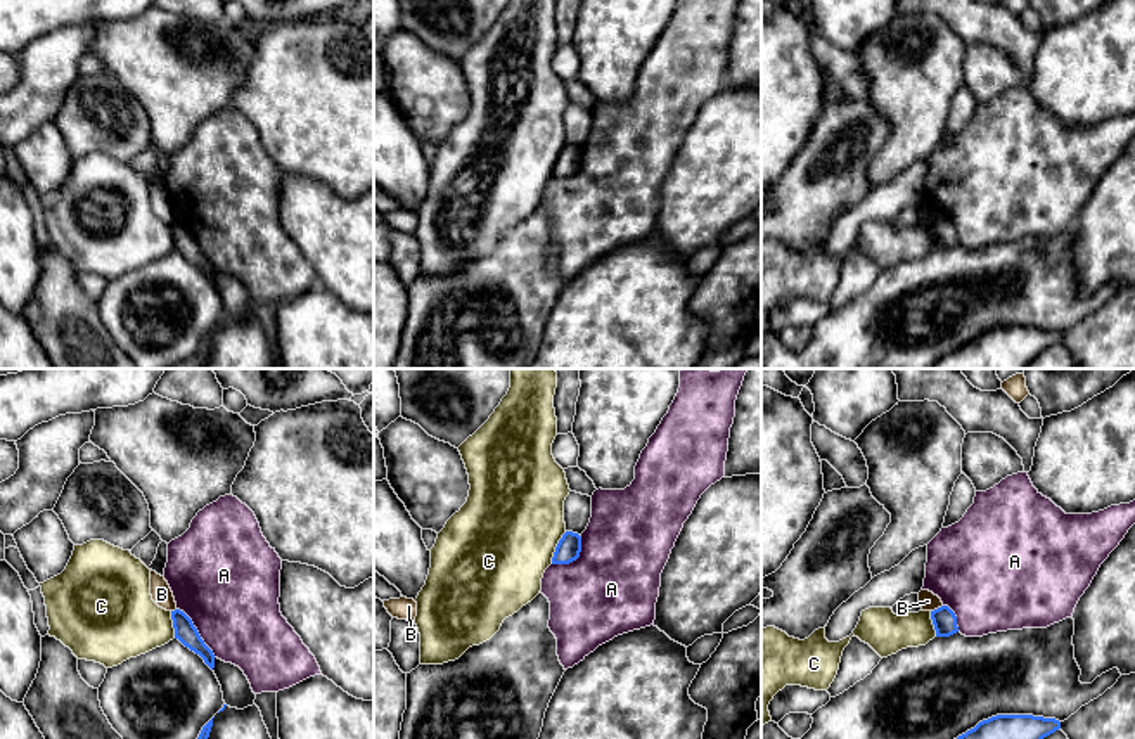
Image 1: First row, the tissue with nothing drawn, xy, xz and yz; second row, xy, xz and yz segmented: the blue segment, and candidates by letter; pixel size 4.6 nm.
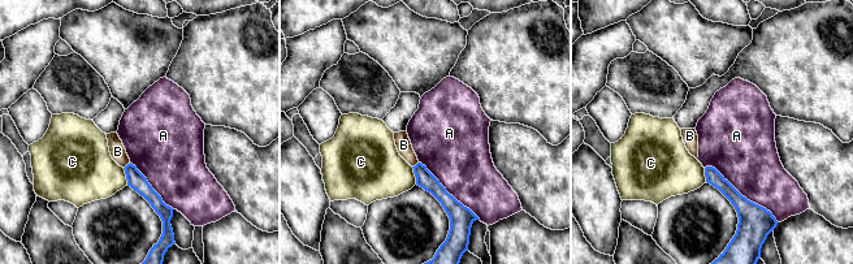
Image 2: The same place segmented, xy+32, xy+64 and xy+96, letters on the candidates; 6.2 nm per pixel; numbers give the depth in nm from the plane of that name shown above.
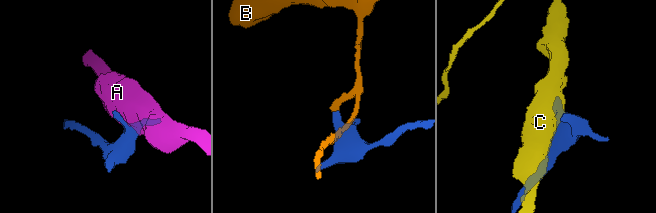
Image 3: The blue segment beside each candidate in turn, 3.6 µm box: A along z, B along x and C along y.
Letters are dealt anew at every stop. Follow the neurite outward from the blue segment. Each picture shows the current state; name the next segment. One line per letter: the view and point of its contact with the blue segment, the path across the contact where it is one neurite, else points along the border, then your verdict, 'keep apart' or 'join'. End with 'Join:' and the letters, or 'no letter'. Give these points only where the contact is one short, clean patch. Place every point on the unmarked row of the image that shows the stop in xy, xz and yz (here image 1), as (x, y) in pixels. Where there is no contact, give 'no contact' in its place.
A: meets blue in xy at (198, 244); keep apart
B: meets blue in yz at (938, 220); border along yz (942, 217), (931, 224); keep apart
C: meets blue in xz at (556, 160); border along xz (566, 144), (551, 175); keep apart
Join: no letter

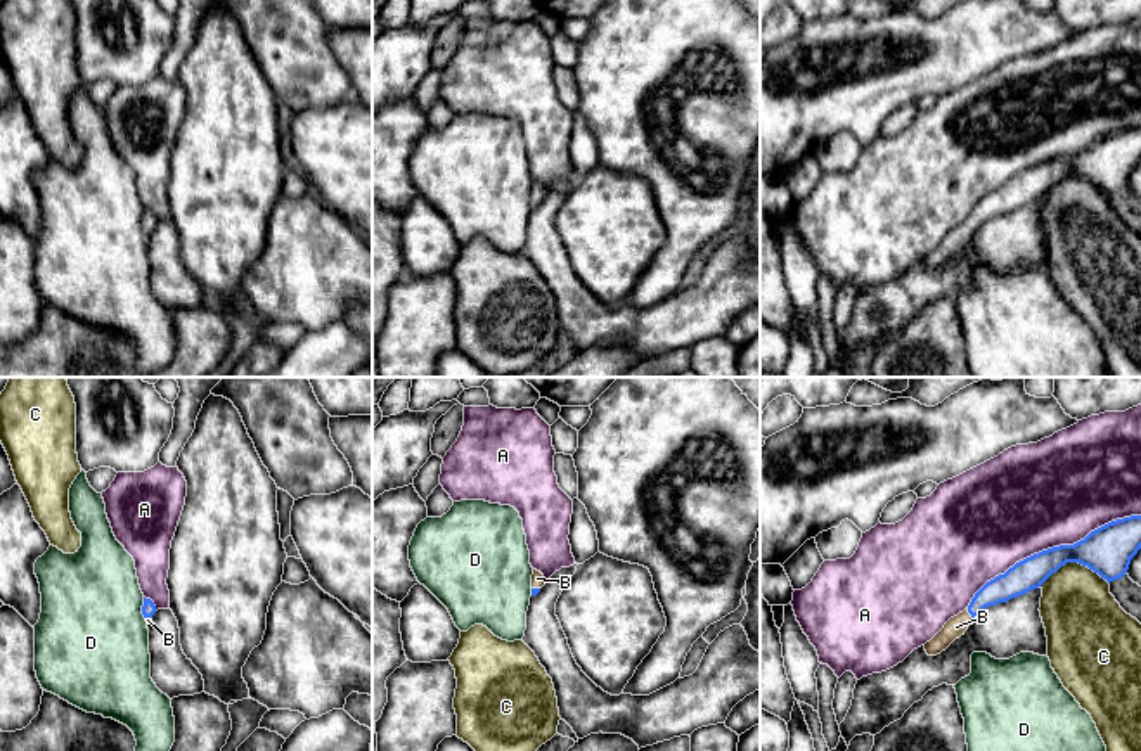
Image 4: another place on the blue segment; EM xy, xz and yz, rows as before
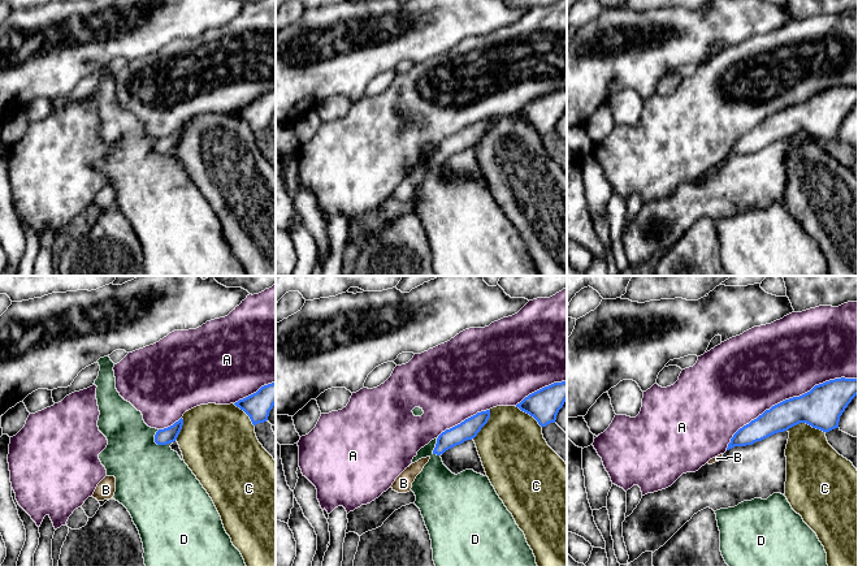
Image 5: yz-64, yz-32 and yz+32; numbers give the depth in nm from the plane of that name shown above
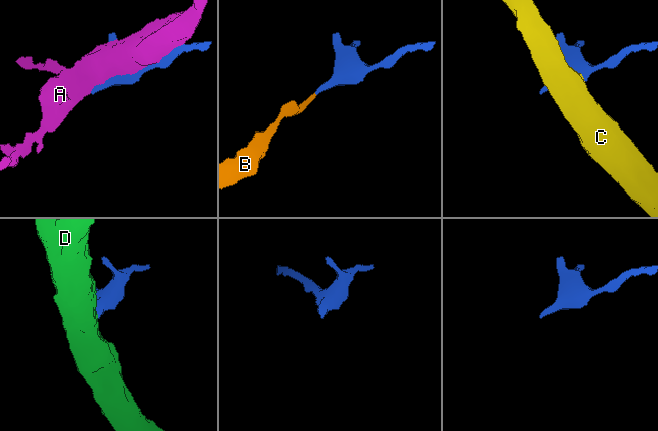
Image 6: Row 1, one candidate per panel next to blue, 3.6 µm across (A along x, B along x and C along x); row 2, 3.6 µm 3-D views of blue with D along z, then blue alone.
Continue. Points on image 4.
A: meets blue in yz at (1050, 161); keep apart
B: meets blue in yz at (970, 225); runs through yz (1013, 194), (989, 206), (970, 225), (956, 239); join
C: meets blue in yz at (1074, 173); keep apart
D: meets blue in xy at (142, 220); border along xy (142, 210), (144, 231); keep apart
Join: B

